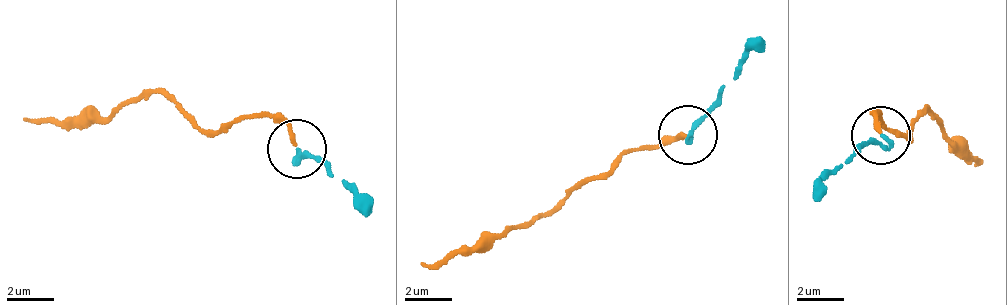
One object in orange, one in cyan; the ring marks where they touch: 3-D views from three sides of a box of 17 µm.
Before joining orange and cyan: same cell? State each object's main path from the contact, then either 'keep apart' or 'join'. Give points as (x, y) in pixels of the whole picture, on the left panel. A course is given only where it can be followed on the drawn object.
orange runs (298, 147), (281, 123), (251, 118), (201, 128), (156, 92), (100, 116), (21, 118); cyan runs (298, 147), (344, 178), (365, 213); join

